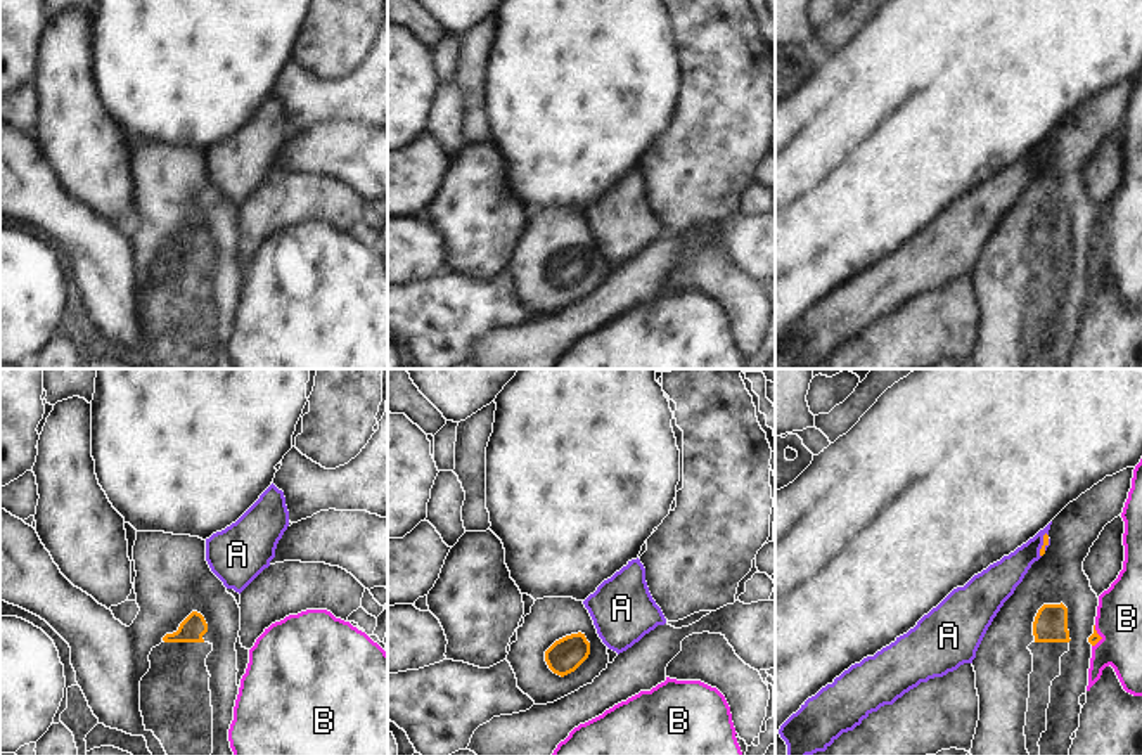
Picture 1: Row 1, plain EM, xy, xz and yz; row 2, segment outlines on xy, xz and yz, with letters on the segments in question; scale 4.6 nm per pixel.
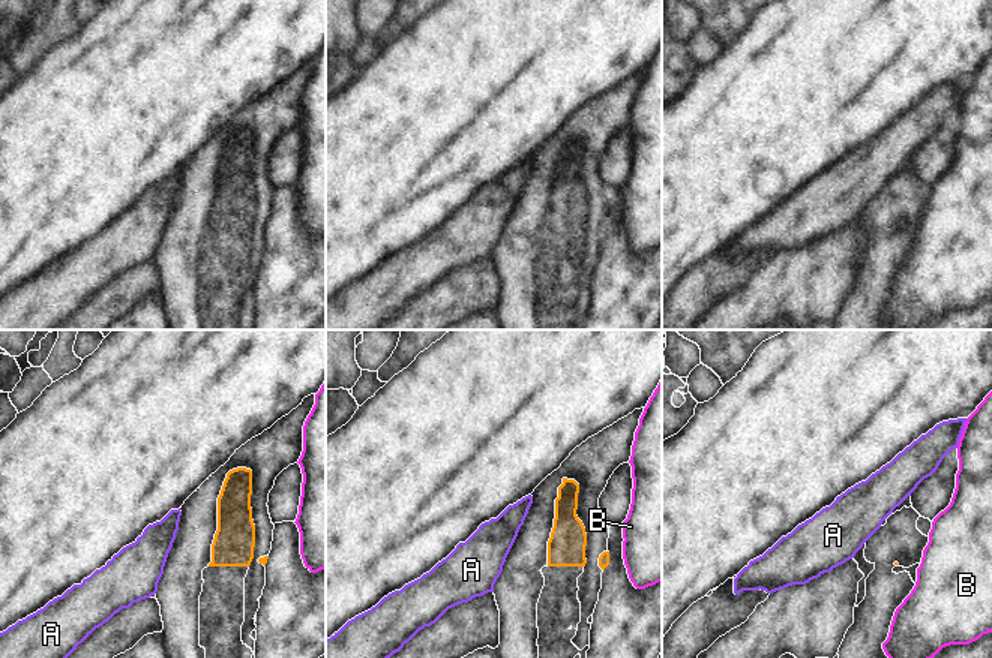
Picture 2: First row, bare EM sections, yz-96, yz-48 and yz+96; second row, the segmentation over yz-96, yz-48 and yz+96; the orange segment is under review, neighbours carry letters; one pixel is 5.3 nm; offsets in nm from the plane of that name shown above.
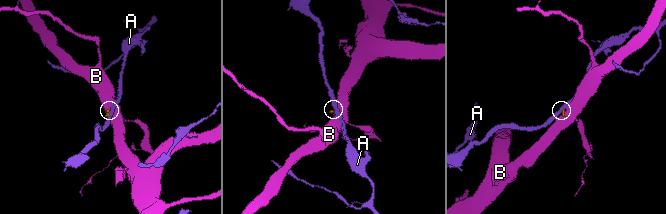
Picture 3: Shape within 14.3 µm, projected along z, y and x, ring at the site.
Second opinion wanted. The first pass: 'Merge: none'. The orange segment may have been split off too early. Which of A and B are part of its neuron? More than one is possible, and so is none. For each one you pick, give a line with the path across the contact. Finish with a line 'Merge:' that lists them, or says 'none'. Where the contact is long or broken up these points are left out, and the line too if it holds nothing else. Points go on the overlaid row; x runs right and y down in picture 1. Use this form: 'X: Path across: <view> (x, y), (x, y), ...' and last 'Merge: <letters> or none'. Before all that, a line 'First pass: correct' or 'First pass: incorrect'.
First pass: correct
Merge: none.

